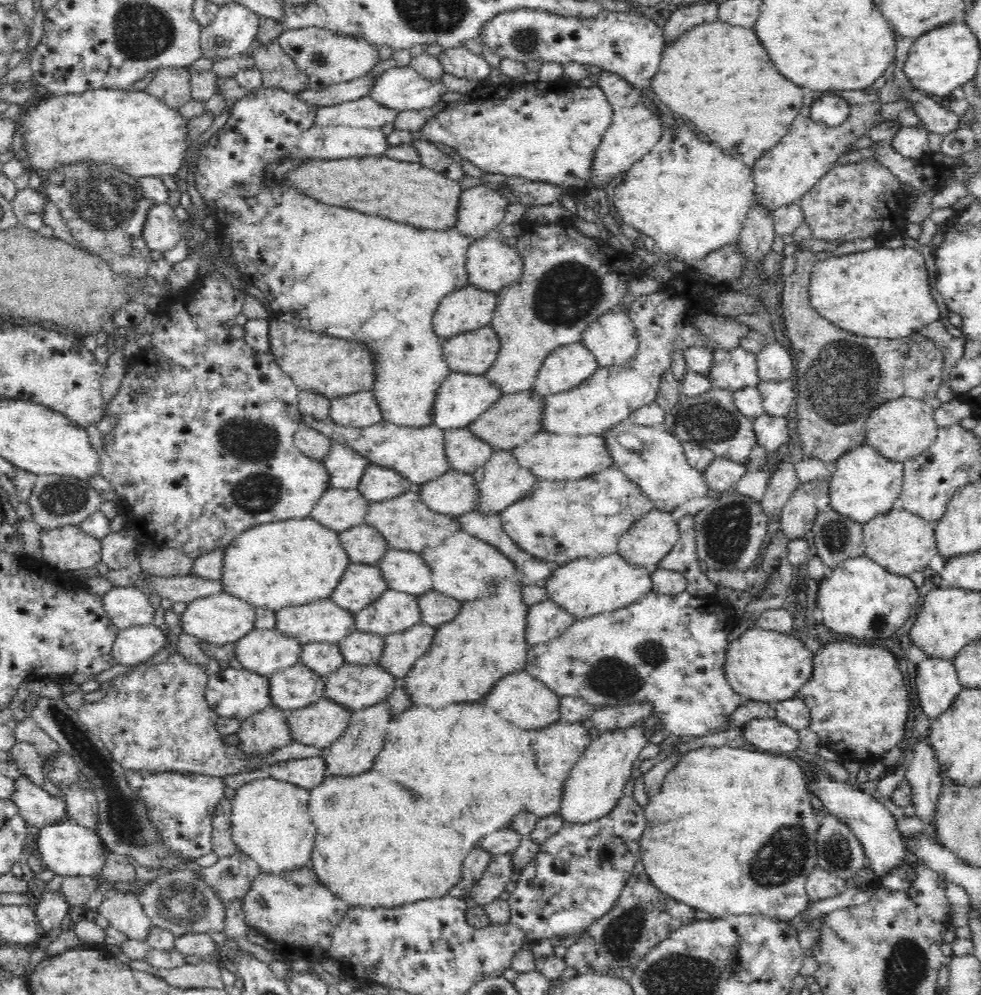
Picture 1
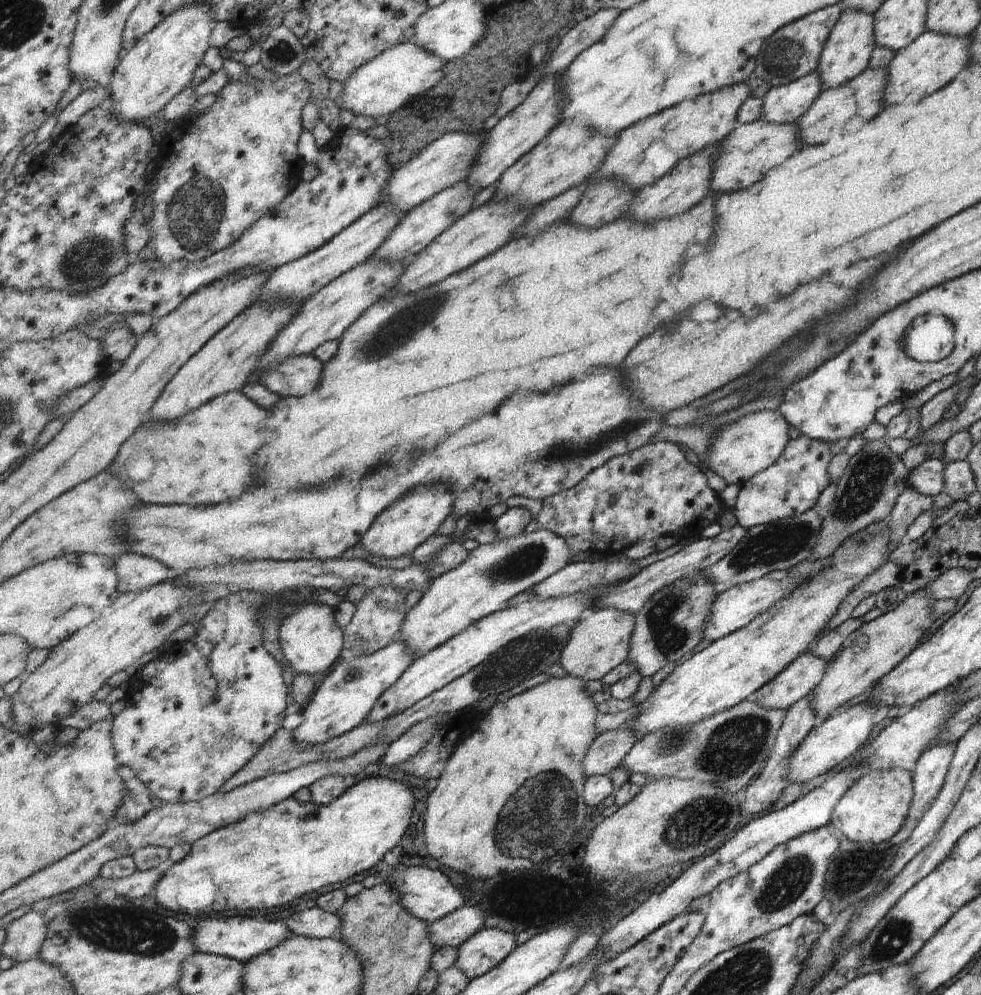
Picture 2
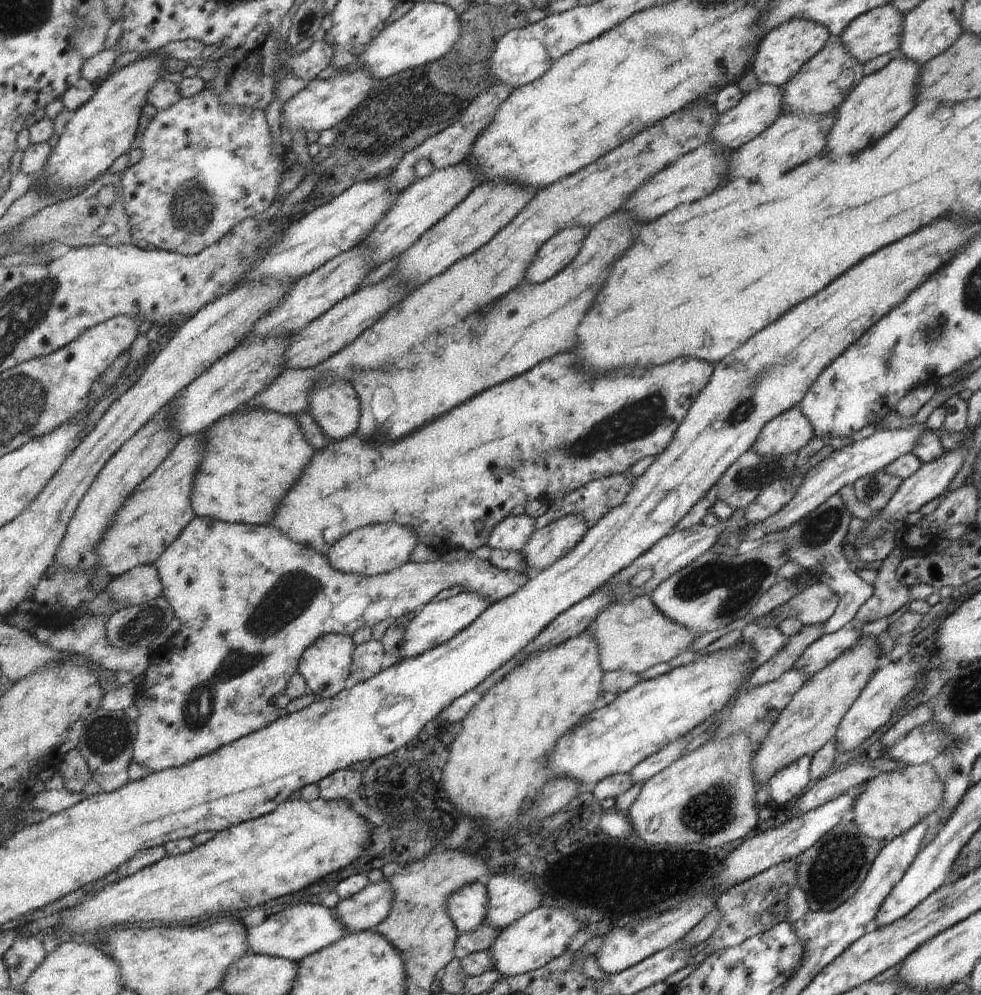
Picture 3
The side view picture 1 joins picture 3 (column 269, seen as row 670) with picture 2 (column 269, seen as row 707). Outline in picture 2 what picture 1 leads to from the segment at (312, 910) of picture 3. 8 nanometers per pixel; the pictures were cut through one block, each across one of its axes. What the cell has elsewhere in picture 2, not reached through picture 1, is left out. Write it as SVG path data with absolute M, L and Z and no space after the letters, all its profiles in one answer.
M241 914L228 918L202 916L198 920L199 926L195 927L193 932L193 944L197 953L212 954L217 956L226 956L227 958L236 958L241 962L249 962L251 958L275 948L277 944L293 937L291 928L287 926L286 920L279 922L269 922L269 920L255 920Z

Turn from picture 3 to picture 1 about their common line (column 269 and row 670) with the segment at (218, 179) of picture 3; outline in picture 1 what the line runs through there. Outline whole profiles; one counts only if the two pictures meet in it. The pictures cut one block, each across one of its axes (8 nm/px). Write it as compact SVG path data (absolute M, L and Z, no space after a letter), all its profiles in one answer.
M177 652L168 656L166 662L156 666L144 666L144 663L140 663L138 668L134 667L126 674L113 678L104 698L98 702L84 703L77 713L88 730L102 739L114 760L118 761L122 767L152 774L173 772L225 777L290 760L322 756L323 750L296 741L274 752L268 752L262 757L258 754L247 754L241 748L237 748L237 745L224 744L223 732L220 732L217 727L219 714L214 712L205 699L208 679L206 666L188 663L188 660Z

